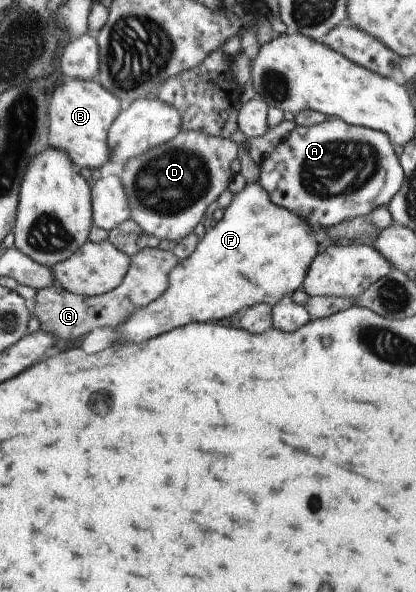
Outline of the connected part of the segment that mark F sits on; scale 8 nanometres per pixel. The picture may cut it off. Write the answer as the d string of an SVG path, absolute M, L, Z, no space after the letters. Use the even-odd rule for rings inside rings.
M259 179L246 184L234 194L222 218L205 232L194 251L170 271L166 291L158 299L132 312L125 322L121 322L118 326L118 329L122 329L120 341L134 341L134 343L148 341L150 337L156 337L164 331L170 331L174 327L192 321L202 323L202 321L226 319L232 313L243 311L254 304L266 304L272 307L302 286L308 266L320 251L319 243L314 239L313 233L314 231L301 220L300 216L274 205L265 190L260 187Z

